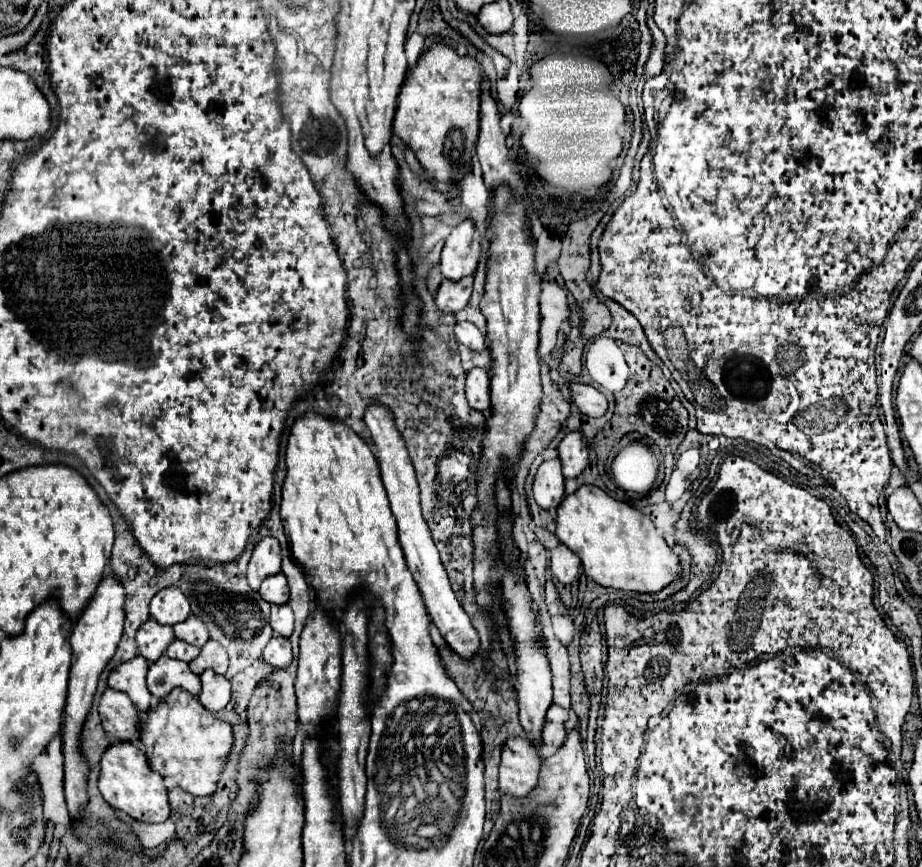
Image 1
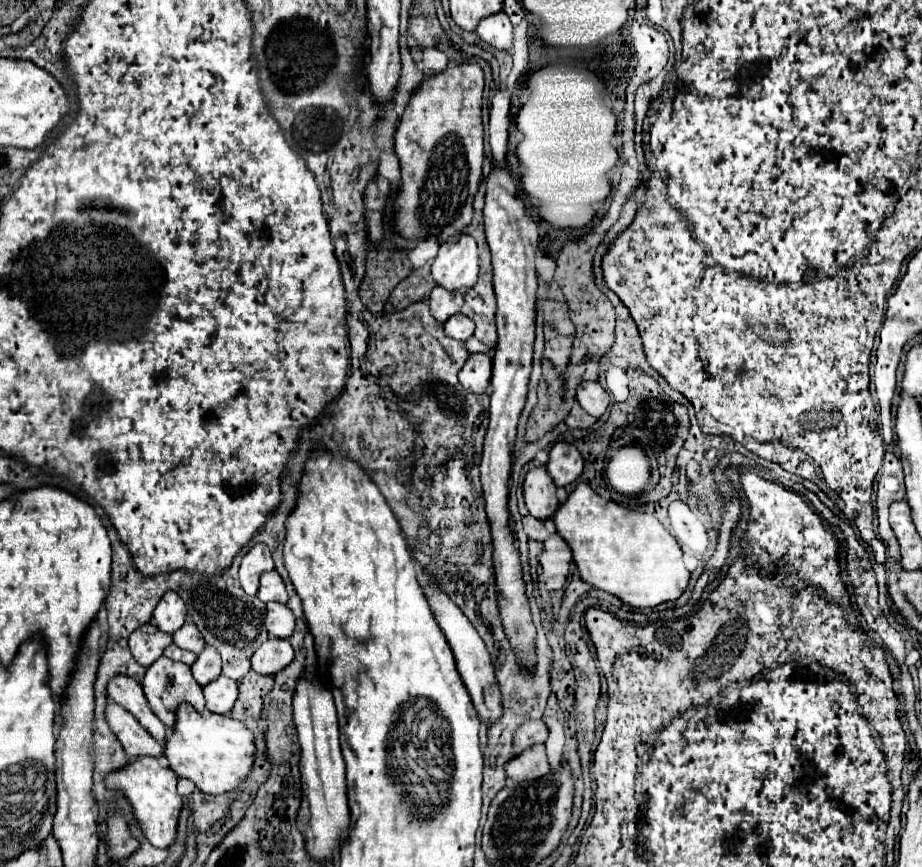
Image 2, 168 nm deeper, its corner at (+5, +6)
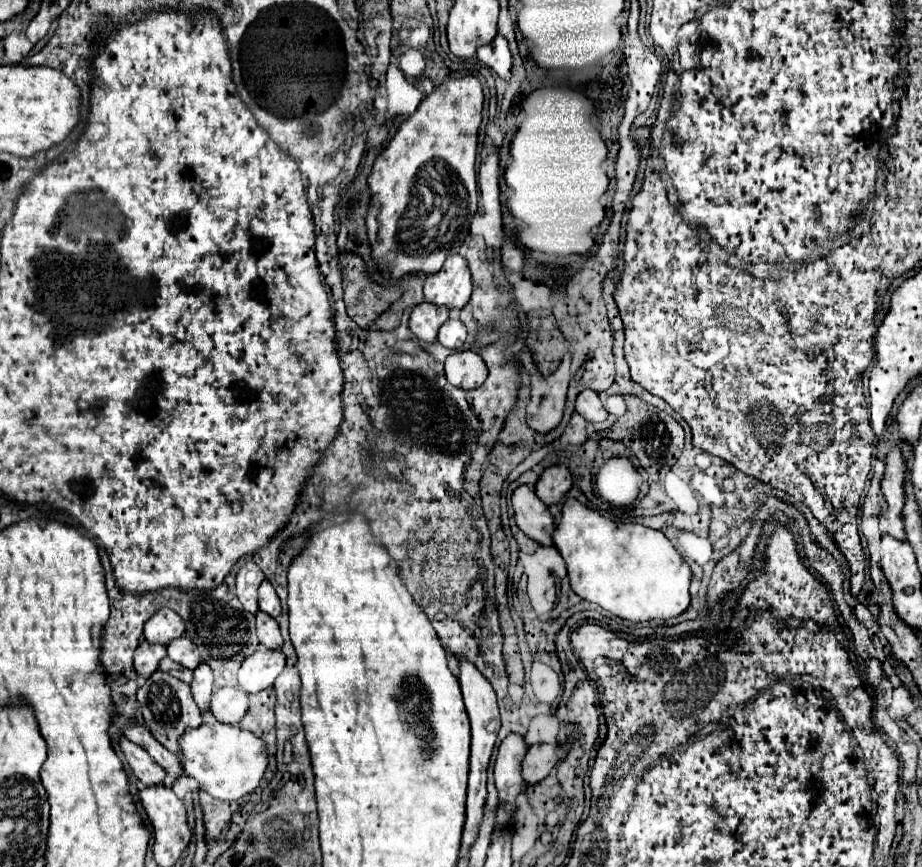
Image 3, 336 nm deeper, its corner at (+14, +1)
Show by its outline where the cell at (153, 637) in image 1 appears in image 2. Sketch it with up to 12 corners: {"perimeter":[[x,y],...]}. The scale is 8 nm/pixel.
{"perimeter":[[152,623],[130,635],[130,651],[142,667],[150,667],[172,635]]}

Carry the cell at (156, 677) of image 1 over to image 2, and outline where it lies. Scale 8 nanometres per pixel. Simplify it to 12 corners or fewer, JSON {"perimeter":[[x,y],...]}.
{"perimeter":[[154,661],[142,679],[158,719],[172,729],[178,701],[200,713],[202,687],[188,665]]}

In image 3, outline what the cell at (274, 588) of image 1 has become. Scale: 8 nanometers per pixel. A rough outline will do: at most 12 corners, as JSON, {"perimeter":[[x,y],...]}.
{"perimeter":[[269,580],[259,586],[259,608],[277,618],[281,604]]}

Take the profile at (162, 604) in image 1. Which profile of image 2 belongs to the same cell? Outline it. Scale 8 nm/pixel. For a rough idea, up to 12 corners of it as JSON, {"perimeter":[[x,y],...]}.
{"perimeter":[[166,591],[152,613],[164,633],[184,625],[186,607],[176,591]]}

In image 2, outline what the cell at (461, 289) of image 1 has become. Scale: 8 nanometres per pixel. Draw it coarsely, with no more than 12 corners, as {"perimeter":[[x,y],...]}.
{"perimeter":[[444,287],[432,289],[428,303],[440,323],[460,311],[464,295]]}

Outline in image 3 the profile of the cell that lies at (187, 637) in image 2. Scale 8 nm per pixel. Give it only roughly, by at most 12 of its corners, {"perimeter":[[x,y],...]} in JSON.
{"perimeter":[[187,636],[167,646],[173,662],[195,670],[201,664],[199,650]]}

